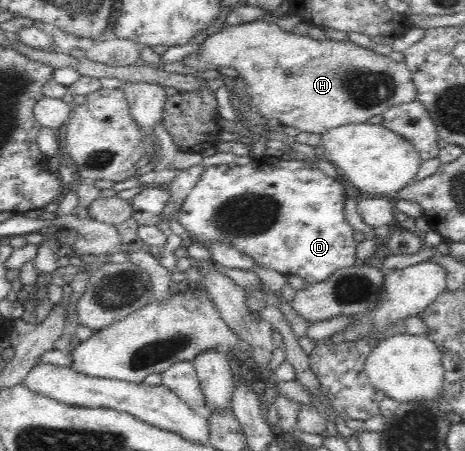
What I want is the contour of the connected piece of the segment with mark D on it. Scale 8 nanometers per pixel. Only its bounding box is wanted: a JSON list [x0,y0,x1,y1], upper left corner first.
[175,156,358,285]

